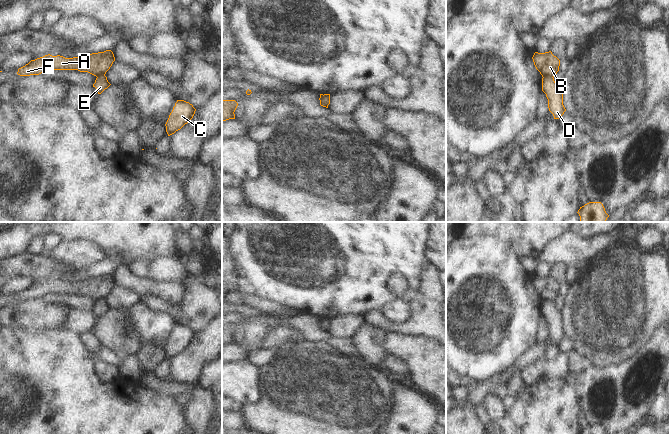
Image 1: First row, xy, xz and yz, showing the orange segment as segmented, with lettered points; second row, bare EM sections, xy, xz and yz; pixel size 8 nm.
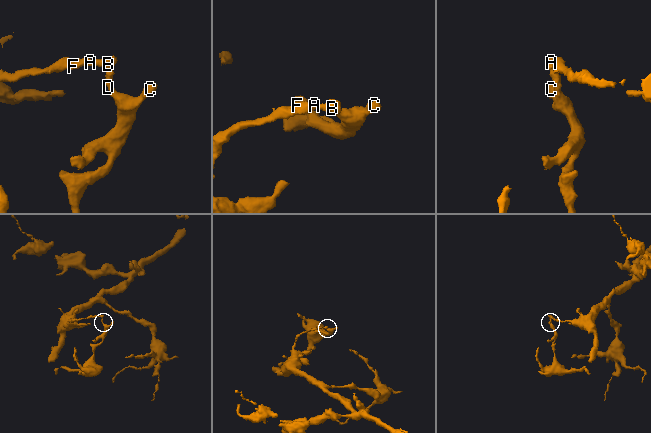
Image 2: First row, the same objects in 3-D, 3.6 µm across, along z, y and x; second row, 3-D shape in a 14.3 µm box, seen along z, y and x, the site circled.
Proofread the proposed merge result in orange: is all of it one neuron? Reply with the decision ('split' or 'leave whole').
split

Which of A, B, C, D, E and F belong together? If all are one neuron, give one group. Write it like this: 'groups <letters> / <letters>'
groups A B F / C D E

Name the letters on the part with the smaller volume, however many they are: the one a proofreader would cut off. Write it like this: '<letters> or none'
C, D, E

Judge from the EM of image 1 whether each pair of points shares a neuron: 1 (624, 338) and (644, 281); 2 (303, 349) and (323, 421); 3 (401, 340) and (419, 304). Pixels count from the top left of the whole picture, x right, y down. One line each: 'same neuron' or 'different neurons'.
1: same neuron
2: same neuron
3: different neurons

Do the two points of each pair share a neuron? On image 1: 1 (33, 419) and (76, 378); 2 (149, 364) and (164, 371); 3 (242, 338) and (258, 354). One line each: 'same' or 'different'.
1: same
2: different
3: different

